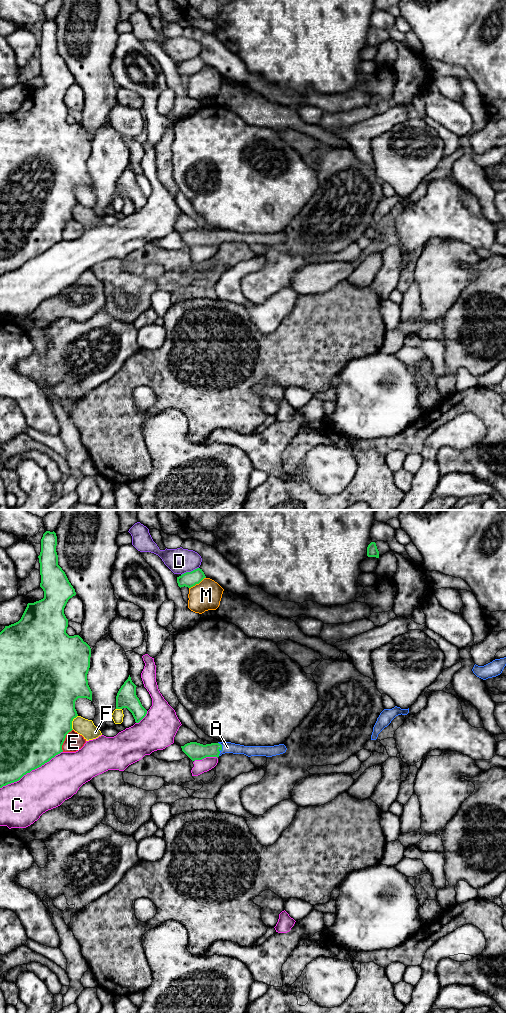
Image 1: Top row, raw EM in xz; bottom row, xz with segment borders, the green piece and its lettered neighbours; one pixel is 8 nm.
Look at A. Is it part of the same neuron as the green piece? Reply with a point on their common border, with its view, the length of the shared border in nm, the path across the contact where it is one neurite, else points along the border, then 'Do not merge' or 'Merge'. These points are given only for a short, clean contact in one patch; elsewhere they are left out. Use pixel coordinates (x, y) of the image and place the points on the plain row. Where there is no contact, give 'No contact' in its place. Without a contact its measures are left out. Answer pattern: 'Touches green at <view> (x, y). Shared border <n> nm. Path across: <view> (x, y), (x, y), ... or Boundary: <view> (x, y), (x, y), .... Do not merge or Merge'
Touches green at xz (221, 237). Shared border 110 nm. Path across: xz (195, 239), (221, 237), (227, 235). Merge

